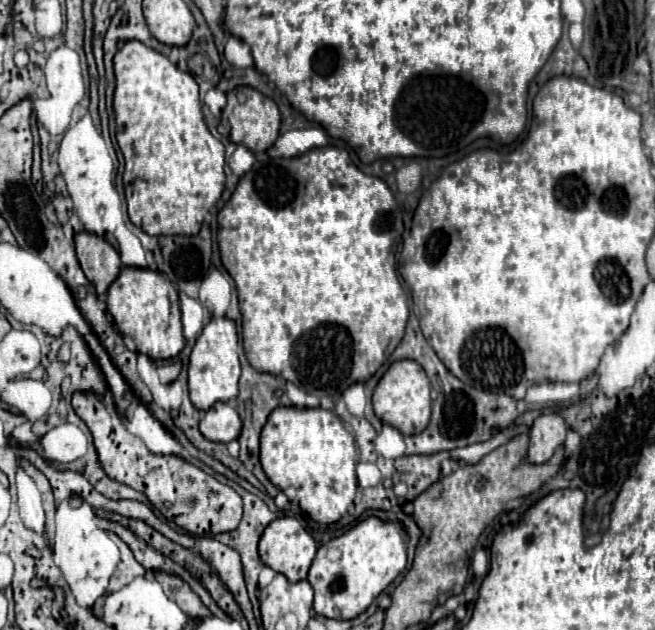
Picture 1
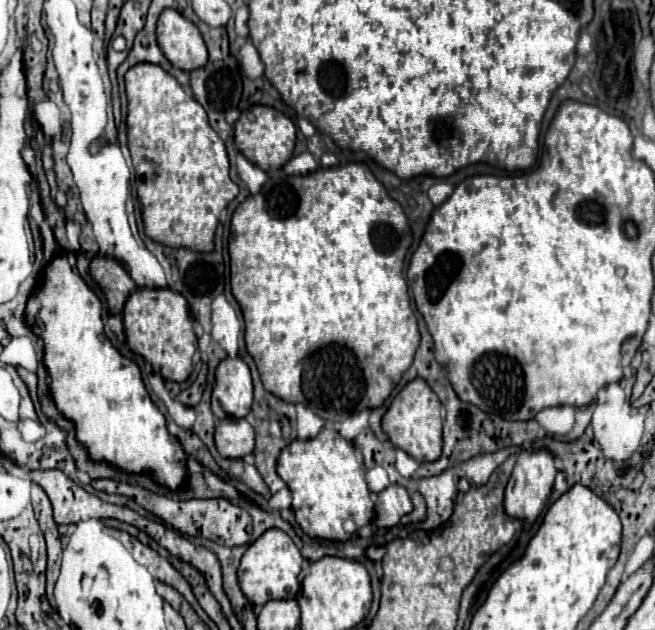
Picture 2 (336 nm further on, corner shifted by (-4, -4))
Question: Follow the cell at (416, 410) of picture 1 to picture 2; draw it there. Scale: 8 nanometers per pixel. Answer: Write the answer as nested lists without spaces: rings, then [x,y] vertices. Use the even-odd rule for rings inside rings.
[[[422,378],[408,382],[406,388],[398,392],[398,396],[392,400],[388,412],[382,418],[382,430],[386,432],[388,440],[396,448],[408,452],[420,464],[422,462],[434,462],[440,458],[440,452],[442,452],[440,400]]]

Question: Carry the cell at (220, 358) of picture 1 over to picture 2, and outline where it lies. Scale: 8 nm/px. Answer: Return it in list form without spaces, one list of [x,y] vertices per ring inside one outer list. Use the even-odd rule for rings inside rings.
[[[226,358],[216,368],[212,410],[222,418],[244,418],[252,406],[252,376],[242,358]]]

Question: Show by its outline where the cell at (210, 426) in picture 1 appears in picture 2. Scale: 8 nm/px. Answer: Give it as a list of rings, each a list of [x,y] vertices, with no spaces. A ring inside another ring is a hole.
[[[224,418],[216,426],[216,448],[224,458],[244,458],[246,454],[254,452],[254,438],[256,432],[248,424],[246,418],[232,420]]]

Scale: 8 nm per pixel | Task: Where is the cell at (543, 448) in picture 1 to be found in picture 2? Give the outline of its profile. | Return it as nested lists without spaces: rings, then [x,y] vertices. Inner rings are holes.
[[[548,450],[520,452],[516,466],[512,470],[512,476],[508,480],[506,492],[504,492],[504,512],[508,512],[508,516],[516,516],[516,520],[522,520],[526,528],[530,528],[538,520],[540,512],[544,510],[548,502],[556,472],[558,470],[554,468],[554,456]]]

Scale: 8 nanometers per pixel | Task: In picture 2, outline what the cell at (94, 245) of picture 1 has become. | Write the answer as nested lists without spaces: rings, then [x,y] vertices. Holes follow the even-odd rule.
[[[96,256],[90,264],[90,274],[100,284],[102,292],[108,300],[110,314],[120,314],[126,298],[136,290],[136,284],[128,276],[124,266],[114,258]]]

